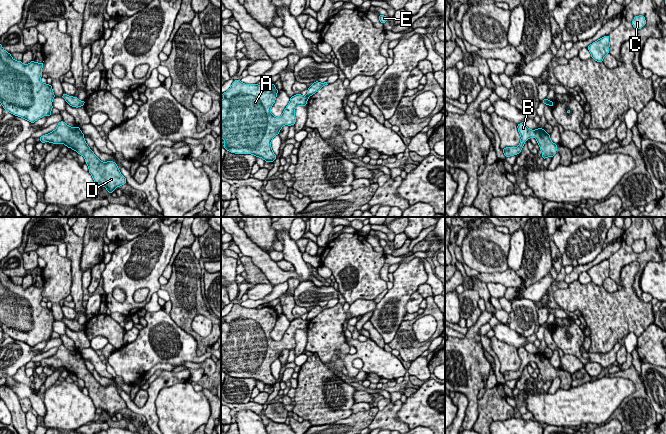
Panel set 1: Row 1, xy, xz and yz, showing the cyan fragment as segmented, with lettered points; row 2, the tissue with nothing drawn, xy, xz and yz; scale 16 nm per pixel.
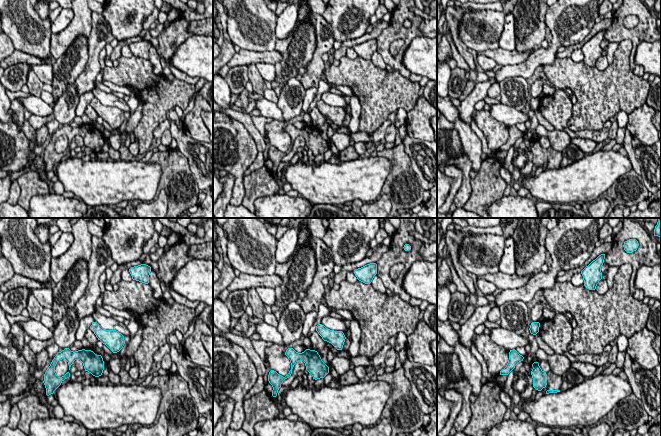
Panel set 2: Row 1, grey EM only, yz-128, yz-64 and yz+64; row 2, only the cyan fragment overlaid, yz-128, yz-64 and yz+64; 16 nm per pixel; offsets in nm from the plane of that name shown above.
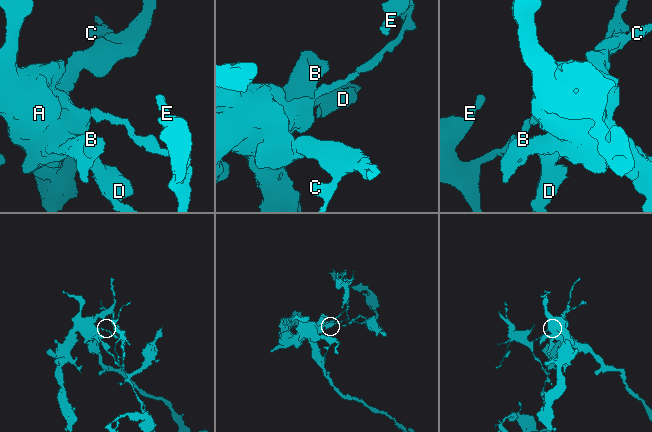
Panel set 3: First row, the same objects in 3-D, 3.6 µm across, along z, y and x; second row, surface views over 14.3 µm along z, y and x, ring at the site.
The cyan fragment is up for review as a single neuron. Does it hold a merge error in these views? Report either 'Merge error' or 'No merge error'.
Merge error

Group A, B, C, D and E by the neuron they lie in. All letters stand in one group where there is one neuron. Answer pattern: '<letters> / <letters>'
A B C D / E

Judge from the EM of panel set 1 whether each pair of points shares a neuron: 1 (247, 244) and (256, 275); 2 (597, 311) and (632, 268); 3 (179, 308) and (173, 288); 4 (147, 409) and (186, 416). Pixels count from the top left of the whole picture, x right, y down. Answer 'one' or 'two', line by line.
1: two
2: one
3: one
4: two

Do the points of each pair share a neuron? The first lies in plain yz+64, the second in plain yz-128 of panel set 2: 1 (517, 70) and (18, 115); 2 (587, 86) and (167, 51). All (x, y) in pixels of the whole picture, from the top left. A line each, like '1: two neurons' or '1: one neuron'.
1: two neurons
2: two neurons

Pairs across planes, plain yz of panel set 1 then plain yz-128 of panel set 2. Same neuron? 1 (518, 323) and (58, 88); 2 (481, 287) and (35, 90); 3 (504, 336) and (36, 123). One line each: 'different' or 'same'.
1: different
2: same
3: different

